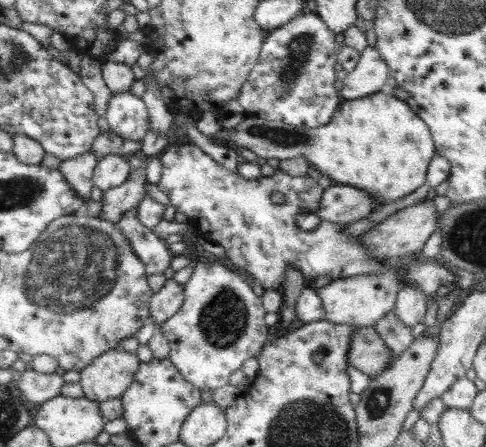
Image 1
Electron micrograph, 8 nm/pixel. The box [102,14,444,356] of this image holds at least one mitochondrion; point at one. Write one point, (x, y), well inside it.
(223, 320)

